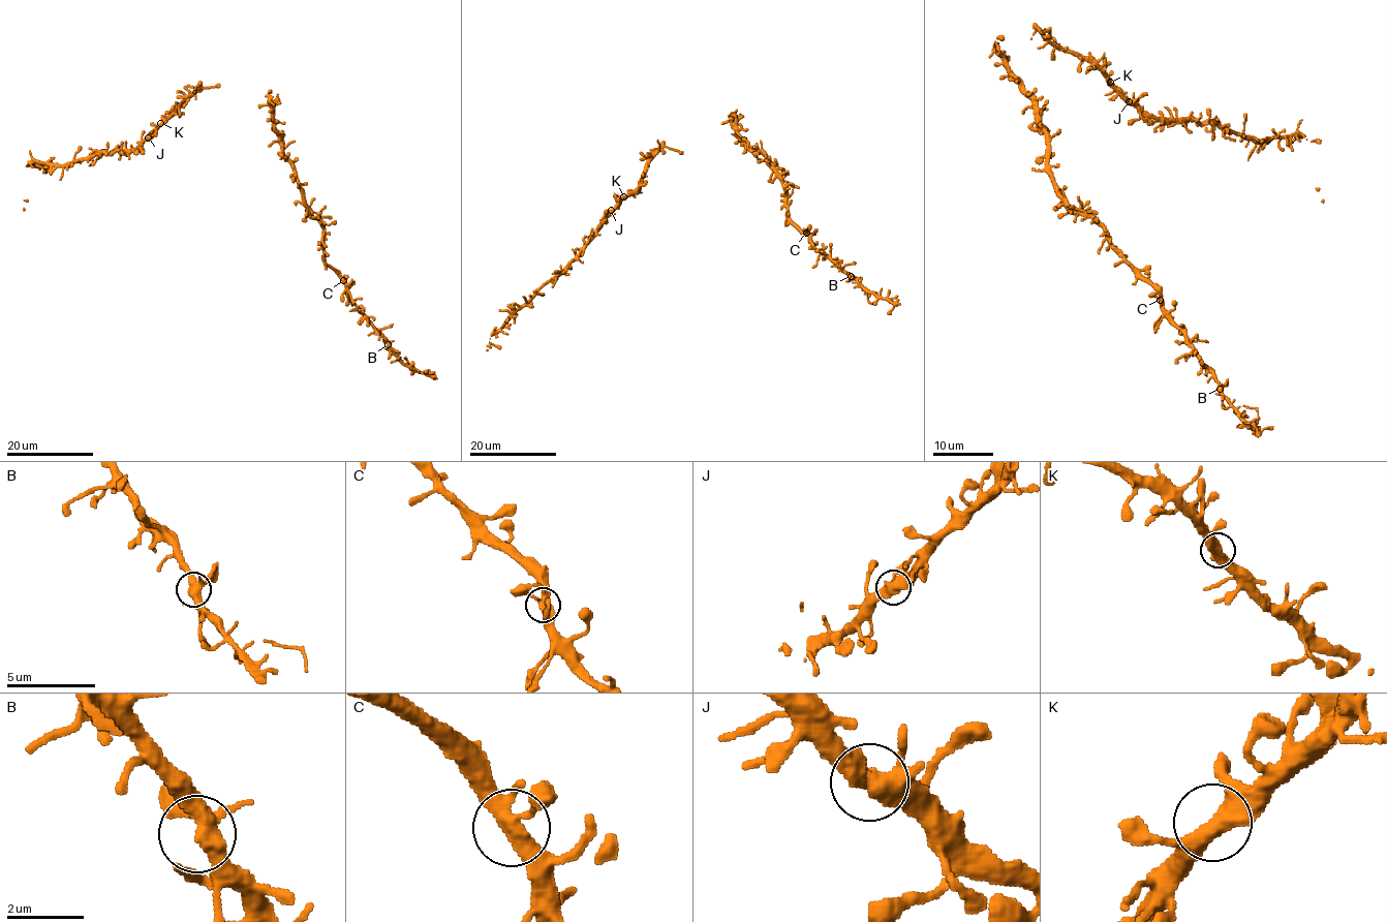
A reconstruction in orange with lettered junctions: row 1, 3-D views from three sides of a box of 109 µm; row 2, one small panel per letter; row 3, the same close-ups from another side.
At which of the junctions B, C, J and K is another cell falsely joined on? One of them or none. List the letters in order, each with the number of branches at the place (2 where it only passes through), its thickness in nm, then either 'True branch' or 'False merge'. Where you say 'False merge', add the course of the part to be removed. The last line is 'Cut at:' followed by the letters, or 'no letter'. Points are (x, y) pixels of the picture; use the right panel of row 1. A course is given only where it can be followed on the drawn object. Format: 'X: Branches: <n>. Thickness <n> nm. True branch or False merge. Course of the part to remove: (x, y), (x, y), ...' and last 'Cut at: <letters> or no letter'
B: Branches: 4. Thickness 400 nm. True branch
C: Branches: 4. Thickness 400 nm. True branch
J: Branches: 4. Thickness 440 nm. True branch
K: Branches: 4. Thickness 400 nm. True branch
Cut at: no letter

